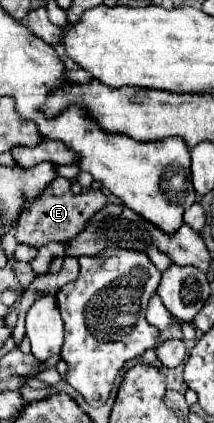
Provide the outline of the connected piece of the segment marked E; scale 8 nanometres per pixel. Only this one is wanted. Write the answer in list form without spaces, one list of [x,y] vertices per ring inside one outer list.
[[[56,178],[44,194],[32,202],[20,216],[18,228],[16,228],[16,240],[18,244],[28,244],[32,248],[40,248],[52,240],[56,242],[68,242],[76,234],[80,234],[86,226],[86,222],[104,206],[108,204],[108,198],[94,188],[88,188],[80,194],[72,192],[72,182],[68,178]]]

